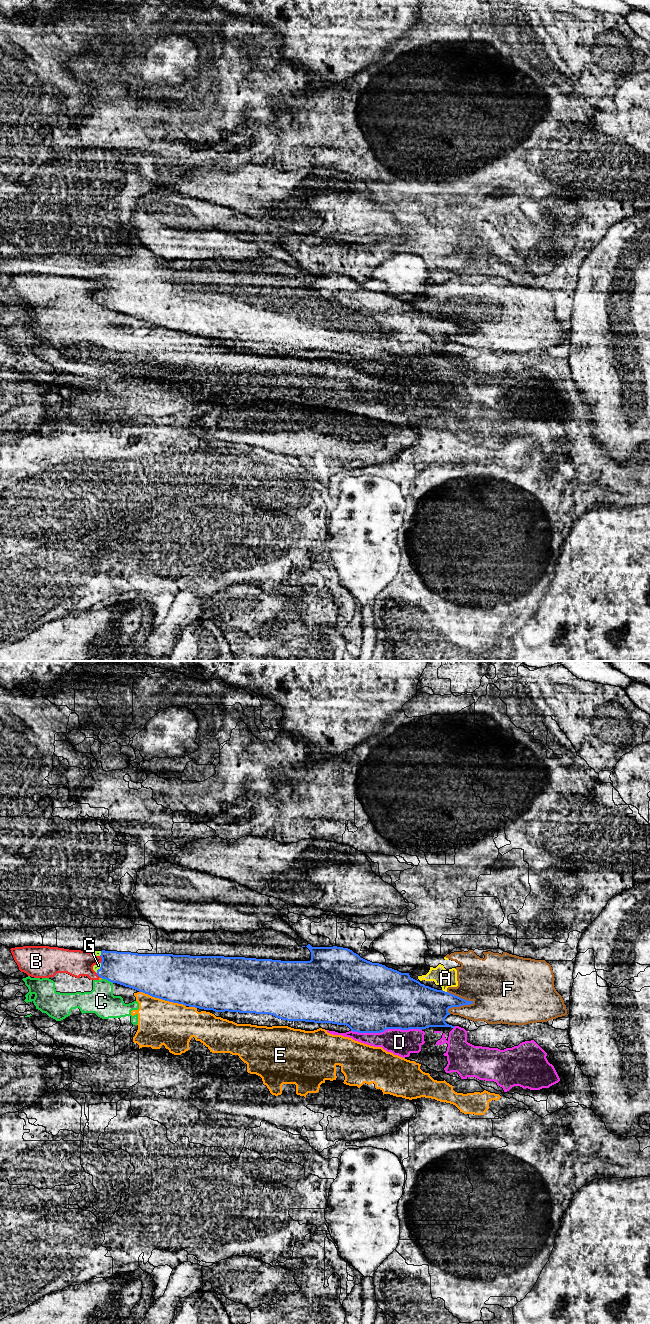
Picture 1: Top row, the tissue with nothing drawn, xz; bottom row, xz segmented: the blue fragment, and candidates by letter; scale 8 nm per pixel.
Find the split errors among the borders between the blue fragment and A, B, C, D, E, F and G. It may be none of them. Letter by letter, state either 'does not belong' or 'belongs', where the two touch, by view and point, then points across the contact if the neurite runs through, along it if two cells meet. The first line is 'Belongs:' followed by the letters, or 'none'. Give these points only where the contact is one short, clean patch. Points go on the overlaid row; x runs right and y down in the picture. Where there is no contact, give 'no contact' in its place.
Belongs: G
A: does not belong; contact xz (444, 991)
B: does not belong; contact xz (102, 959); border xz (100, 955), (101, 962)
C: does not belong; contact xz (107, 979)
D: does not belong; contact xz (386, 1029)
E: does not belong; contact xz (162, 999)
F: does not belong; contact xz (459, 997)
G: belongs; contact xz (100, 968); way xz (131, 970), (124, 968), (100, 968), (98, 965)

